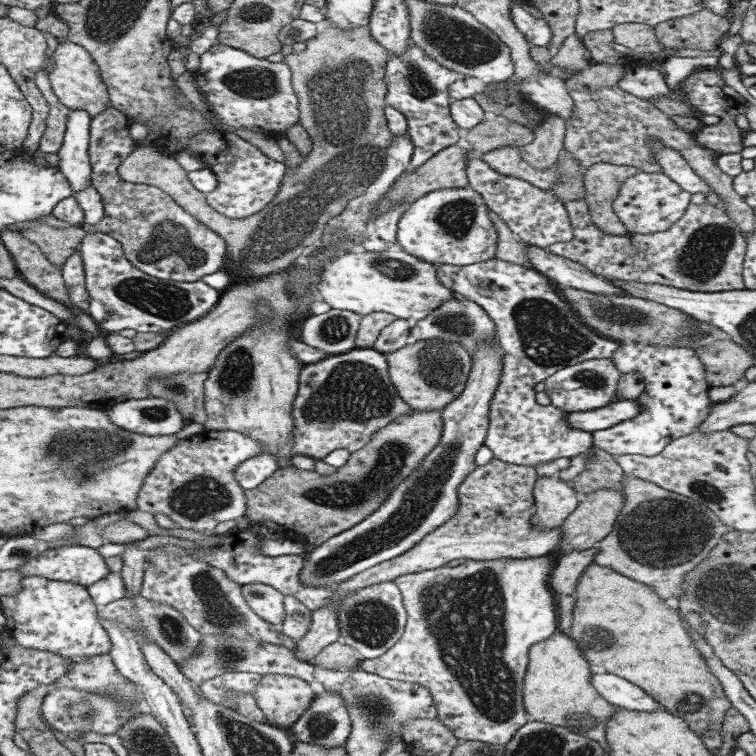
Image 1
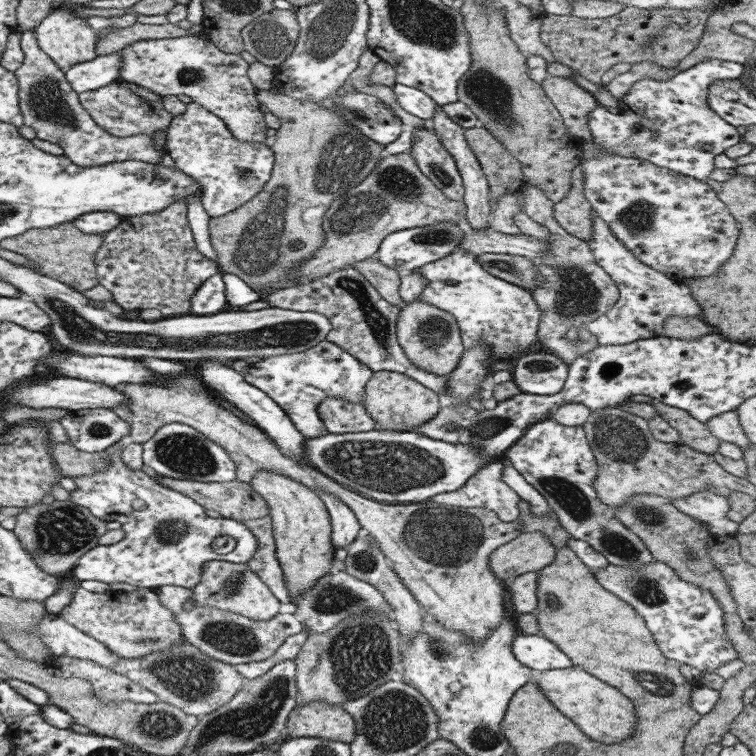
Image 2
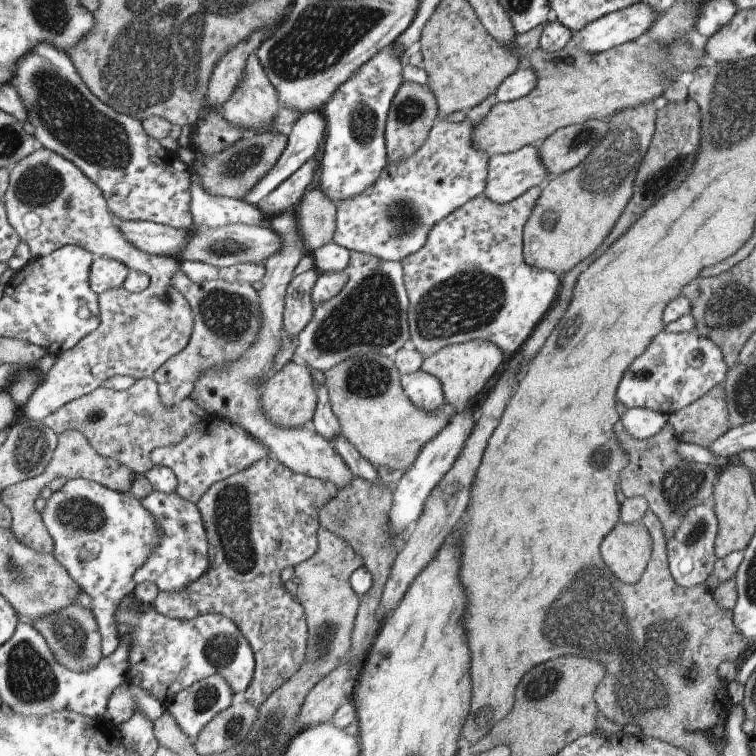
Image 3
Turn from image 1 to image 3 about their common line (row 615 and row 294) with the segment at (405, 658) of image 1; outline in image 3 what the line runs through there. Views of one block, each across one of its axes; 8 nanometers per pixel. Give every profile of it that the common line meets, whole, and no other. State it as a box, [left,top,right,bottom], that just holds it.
[401,186,561,358]

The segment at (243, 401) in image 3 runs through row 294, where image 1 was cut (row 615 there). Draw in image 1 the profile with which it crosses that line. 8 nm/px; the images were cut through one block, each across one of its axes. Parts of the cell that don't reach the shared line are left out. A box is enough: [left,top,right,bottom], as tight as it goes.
[241,583,285,626]

